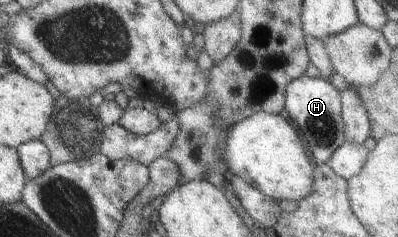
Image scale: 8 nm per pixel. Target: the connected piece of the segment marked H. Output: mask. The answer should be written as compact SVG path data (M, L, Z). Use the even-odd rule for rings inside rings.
M302 74L291 80L285 88L283 108L286 116L294 122L300 142L307 148L314 166L326 162L332 152L345 141L339 92L328 79Z

